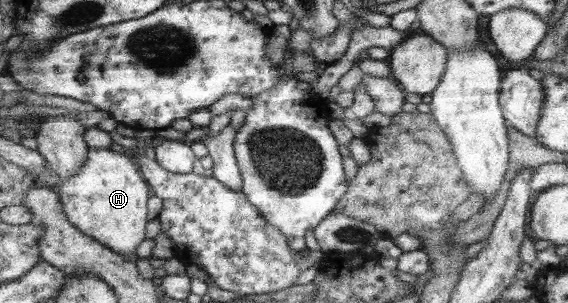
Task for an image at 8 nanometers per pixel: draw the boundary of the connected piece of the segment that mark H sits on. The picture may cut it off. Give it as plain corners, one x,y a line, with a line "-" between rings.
91,147
82,170
61,183
59,192
69,221
123,258
135,256
139,245
148,237
147,203
153,191
128,152
119,154
110,148

